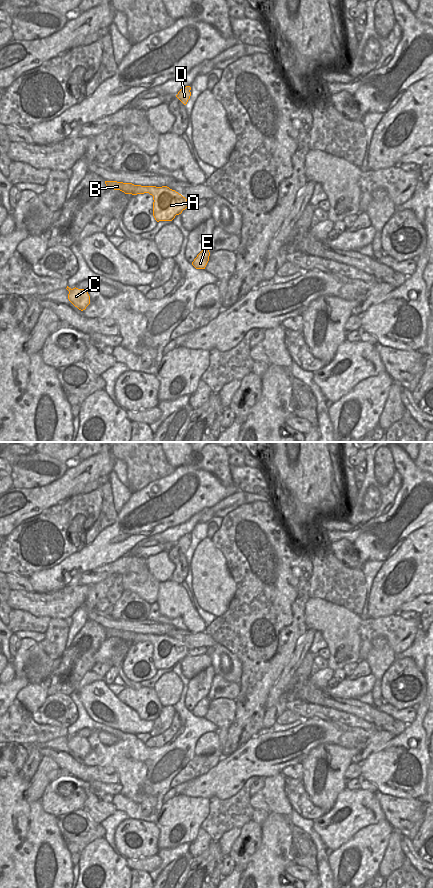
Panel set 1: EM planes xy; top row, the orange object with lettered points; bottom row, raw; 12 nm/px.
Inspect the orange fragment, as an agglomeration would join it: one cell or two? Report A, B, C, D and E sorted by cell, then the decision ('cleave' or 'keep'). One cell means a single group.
A B C D E | keep

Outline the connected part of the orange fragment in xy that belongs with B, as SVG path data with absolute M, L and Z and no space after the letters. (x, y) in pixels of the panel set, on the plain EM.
M105 629L107 637L120 638L125 642L149 641L153 644L153 664L157 670L172 669L188 655L188 649L181 642L167 634L141 634L132 631Z

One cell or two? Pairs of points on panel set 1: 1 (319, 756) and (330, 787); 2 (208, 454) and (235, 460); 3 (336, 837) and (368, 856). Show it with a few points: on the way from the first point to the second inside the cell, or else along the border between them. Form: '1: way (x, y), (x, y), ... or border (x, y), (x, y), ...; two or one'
1: way (323, 764), (323, 779); one
2: border (230, 456), (229, 465); two
3: border (363, 827), (339, 847), (330, 851); two

